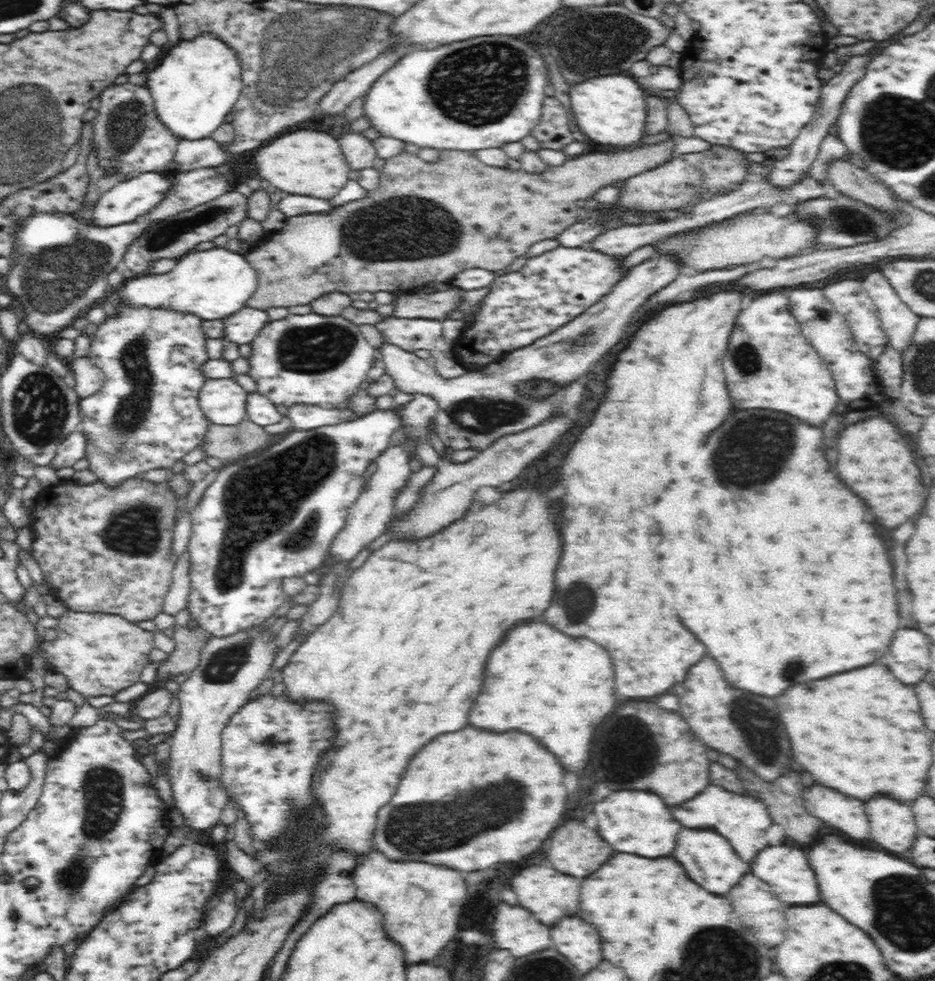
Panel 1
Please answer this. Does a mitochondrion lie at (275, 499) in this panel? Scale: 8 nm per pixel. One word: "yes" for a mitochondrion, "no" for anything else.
yes

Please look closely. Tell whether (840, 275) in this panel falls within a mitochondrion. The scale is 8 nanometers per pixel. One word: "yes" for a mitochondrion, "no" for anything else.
no

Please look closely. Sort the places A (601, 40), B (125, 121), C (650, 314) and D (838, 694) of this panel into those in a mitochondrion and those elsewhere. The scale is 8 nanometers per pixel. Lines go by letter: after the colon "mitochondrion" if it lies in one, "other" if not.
A: mitochondrion
B: mitochondrion
C: other
D: other

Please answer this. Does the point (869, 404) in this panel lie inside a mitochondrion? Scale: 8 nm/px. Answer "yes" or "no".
no

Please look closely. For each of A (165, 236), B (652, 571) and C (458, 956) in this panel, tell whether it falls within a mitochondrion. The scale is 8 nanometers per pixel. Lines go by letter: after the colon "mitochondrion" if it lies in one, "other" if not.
A: mitochondrion
B: other
C: other

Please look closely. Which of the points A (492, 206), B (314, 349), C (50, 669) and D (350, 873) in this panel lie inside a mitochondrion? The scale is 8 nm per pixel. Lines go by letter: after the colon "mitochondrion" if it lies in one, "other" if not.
A: other
B: mitochondrion
C: other
D: other

